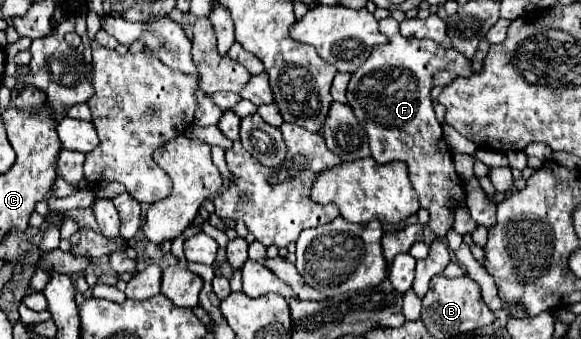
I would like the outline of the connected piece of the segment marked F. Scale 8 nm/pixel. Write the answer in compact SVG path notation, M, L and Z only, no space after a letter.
M384 18L380 22L380 32L388 36L388 44L374 46L370 58L352 74L350 84L348 84L348 106L352 108L354 116L364 124L364 130L368 134L370 142L370 152L372 158L378 164L388 164L392 160L402 160L408 164L410 170L410 182L414 190L418 192L420 206L430 212L428 226L436 234L436 238L446 238L446 234L454 226L454 216L460 208L466 208L464 200L464 188L462 180L458 178L452 162L452 152L444 144L442 136L442 126L434 116L432 100L430 100L430 90L432 90L432 76L438 70L456 70L456 76L470 76L472 68L470 62L458 54L456 50L444 50L432 40L418 40L418 38L404 38L398 32L398 22L394 18Z

